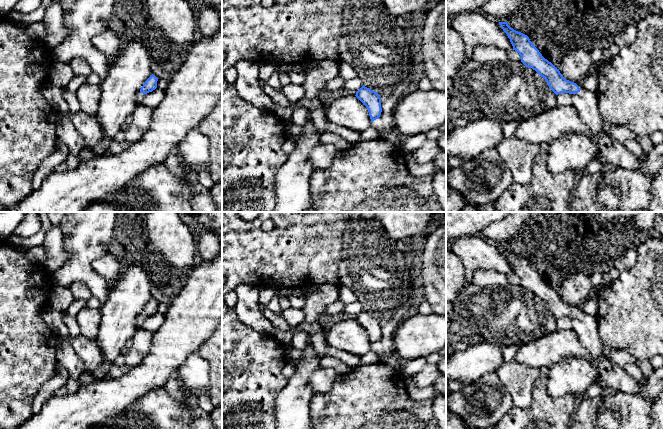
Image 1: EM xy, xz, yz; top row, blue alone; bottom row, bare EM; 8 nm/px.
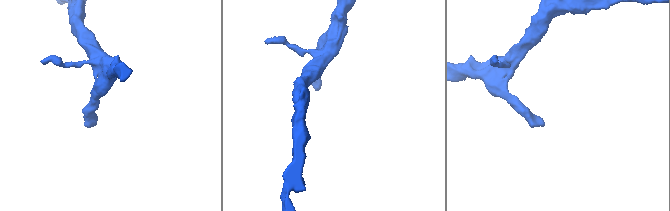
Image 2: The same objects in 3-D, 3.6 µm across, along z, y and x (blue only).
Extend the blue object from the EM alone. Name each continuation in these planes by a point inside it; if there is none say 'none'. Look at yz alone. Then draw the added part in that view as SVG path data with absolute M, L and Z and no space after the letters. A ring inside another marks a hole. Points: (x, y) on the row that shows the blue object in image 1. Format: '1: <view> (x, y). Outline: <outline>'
1: yz (585, 102). Outline: M582 90L578 93L571 94L572 106L576 109L580 119L590 128L594 135L603 131L603 118L599 111L598 99L596 92Z

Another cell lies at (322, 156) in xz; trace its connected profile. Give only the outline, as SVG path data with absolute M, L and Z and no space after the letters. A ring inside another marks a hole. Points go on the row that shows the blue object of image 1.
M317 144L310 154L310 165L316 170L330 167L337 151L338 149L331 144Z

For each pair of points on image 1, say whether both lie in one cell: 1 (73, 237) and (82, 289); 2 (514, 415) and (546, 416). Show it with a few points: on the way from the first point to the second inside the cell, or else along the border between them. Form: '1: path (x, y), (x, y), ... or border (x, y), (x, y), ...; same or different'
1: border (68, 286), (74, 282), (83, 282), (92, 295); different
2: path (522, 416), (538, 416); same

